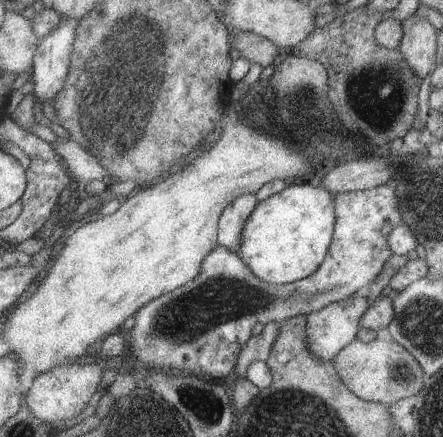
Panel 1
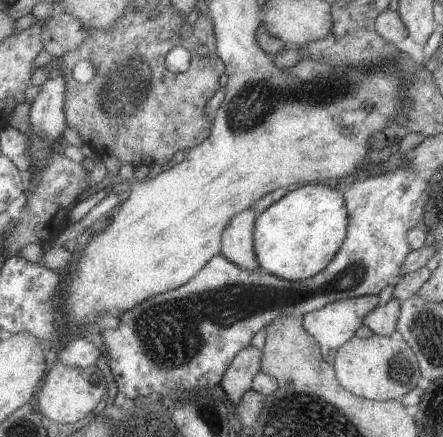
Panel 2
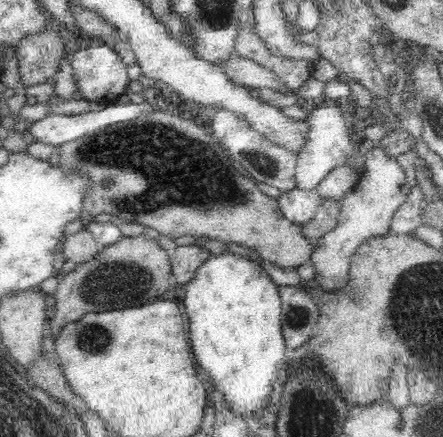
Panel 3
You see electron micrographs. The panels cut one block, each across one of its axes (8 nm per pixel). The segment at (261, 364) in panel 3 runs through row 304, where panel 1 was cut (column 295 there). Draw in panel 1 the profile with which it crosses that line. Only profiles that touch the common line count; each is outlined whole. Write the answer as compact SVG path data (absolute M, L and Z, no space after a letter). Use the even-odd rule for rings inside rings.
M293 182L281 194L257 204L243 228L239 258L263 282L285 286L307 280L323 268L331 254L337 222L337 200L329 188Z

